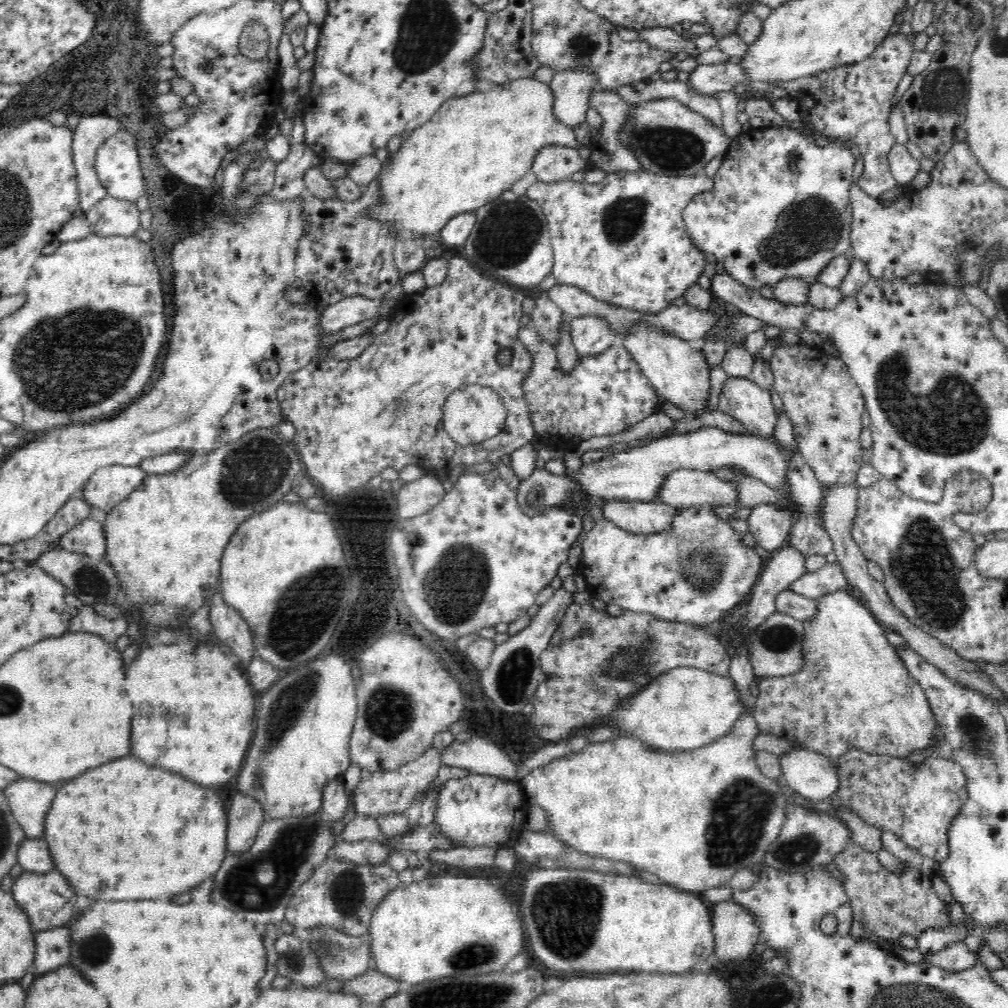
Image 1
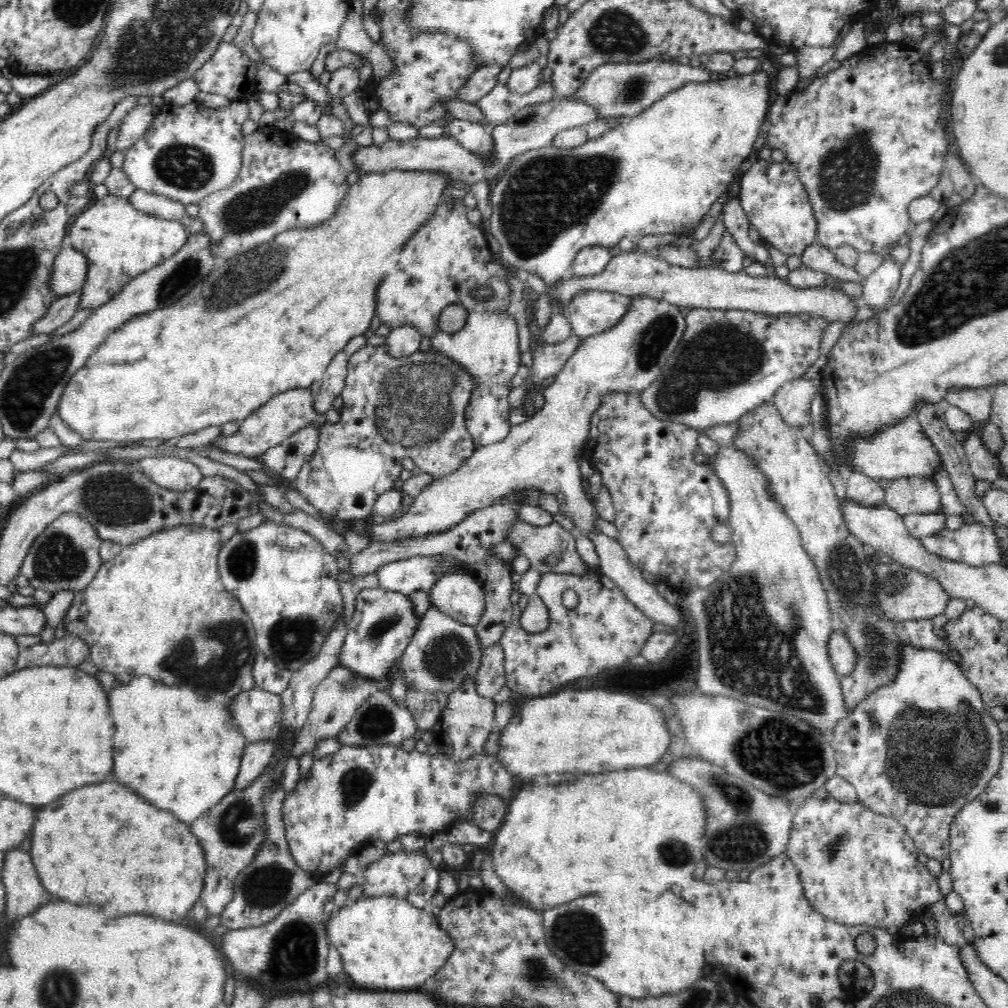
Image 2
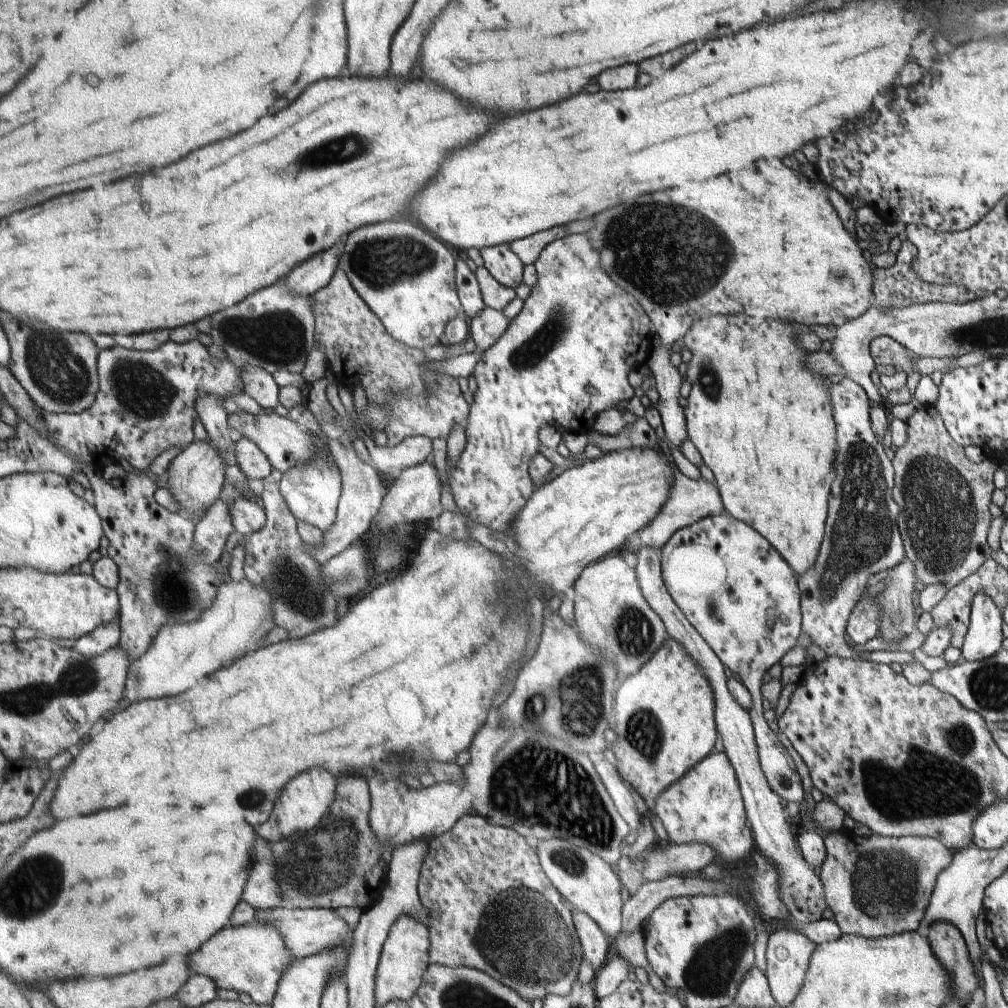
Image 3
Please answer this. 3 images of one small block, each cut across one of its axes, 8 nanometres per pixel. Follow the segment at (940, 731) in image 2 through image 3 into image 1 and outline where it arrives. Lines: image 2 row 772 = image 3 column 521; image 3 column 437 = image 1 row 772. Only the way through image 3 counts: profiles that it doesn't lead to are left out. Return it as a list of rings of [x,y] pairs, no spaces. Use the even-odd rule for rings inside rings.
[[[854,748],[834,764],[840,788],[831,796],[831,804],[850,809],[878,830],[891,830],[910,849],[942,862],[950,852],[948,831],[963,810],[968,791],[961,766],[948,754],[942,752],[941,755],[911,764],[905,758],[869,755]]]

